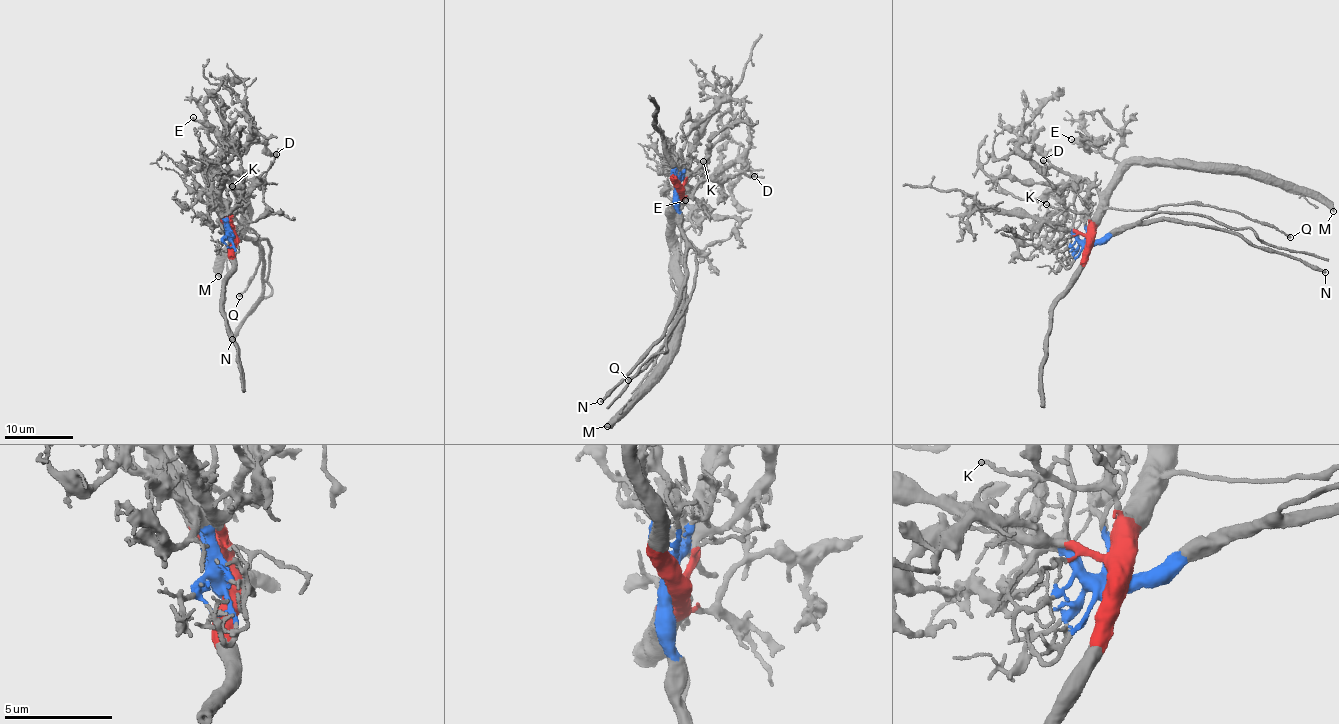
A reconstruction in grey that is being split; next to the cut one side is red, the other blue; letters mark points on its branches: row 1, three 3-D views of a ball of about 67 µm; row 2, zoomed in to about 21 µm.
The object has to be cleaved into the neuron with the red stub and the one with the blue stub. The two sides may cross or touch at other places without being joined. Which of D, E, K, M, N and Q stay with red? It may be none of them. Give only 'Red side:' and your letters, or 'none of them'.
Red side: D, E, K, M, Q

